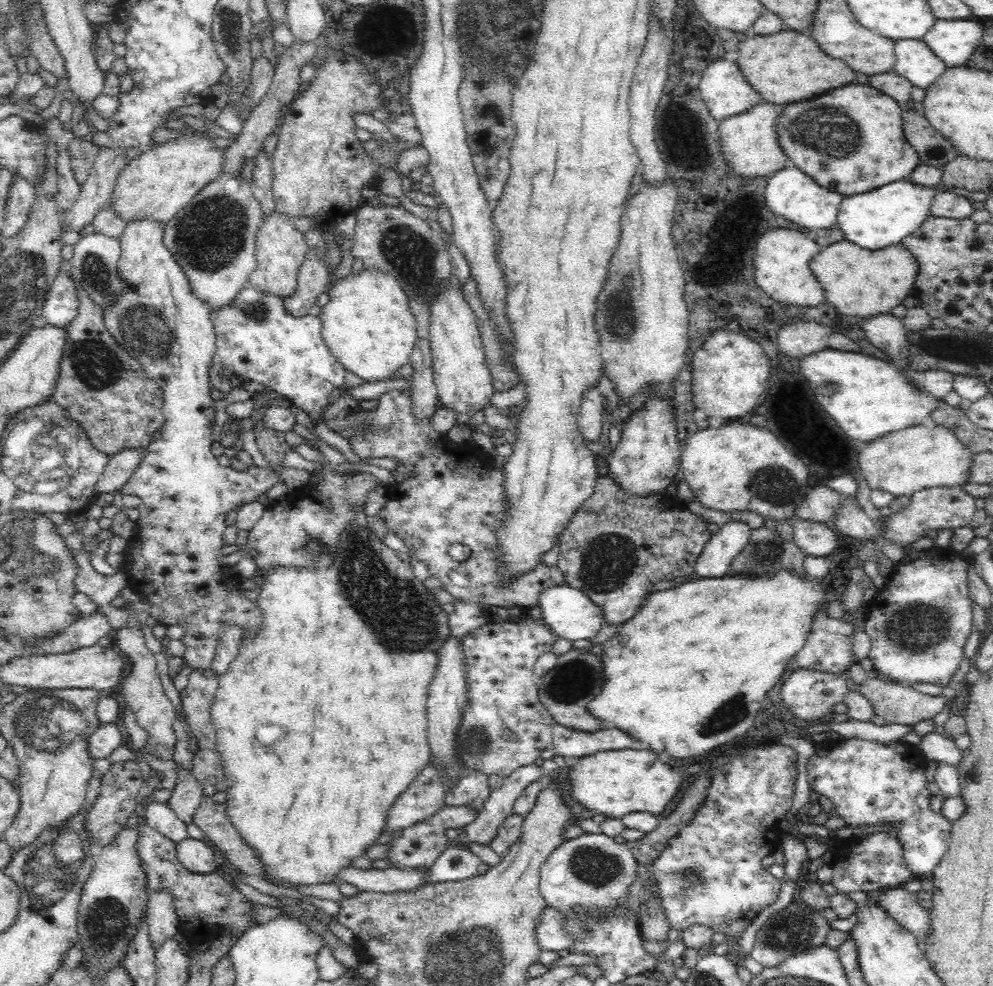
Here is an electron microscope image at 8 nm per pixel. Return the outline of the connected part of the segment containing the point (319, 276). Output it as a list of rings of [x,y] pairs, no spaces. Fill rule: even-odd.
[[[308,251],[302,266],[299,266],[294,292],[282,302],[286,313],[294,317],[310,315],[310,309],[316,304],[318,296],[326,292],[328,278],[330,272],[326,266],[316,258],[314,251]]]

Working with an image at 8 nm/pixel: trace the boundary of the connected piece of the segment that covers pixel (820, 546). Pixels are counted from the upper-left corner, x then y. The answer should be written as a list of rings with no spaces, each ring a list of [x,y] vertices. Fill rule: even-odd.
[[[796,518],[793,543],[806,555],[829,555],[837,548],[836,532],[831,524]]]

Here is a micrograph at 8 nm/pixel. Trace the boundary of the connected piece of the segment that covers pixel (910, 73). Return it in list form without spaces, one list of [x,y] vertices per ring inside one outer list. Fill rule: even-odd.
[[[923,39],[896,41],[895,54],[894,71],[918,88],[928,88],[948,68],[928,49]]]

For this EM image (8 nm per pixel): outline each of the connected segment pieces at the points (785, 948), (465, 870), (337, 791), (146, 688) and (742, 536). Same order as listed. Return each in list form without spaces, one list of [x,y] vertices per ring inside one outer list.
[[[792,900],[786,908],[774,912],[756,932],[756,943],[751,957],[763,967],[774,968],[791,956],[814,950],[818,946],[826,946],[828,934],[834,929],[831,928],[831,922],[817,911],[818,909],[808,907],[805,903],[798,904]]]
[[[451,843],[434,861],[430,872],[430,883],[471,878],[477,874],[480,864],[482,864],[480,858],[468,851],[465,845]]]
[[[357,525],[350,529],[350,532],[346,532],[342,536],[341,546],[338,546],[338,556],[334,558],[335,563],[326,567],[325,569],[294,569],[292,568],[276,568],[268,578],[262,580],[260,584],[260,598],[256,600],[257,608],[262,613],[262,630],[254,630],[254,633],[250,634],[248,631],[242,636],[241,643],[239,644],[239,654],[230,663],[230,668],[226,671],[226,674],[217,678],[218,690],[215,694],[213,705],[211,706],[211,719],[215,728],[216,735],[216,750],[220,755],[222,761],[222,767],[224,767],[224,778],[226,780],[226,798],[222,803],[224,810],[226,811],[226,818],[234,828],[240,833],[240,837],[246,841],[246,844],[250,845],[256,853],[256,857],[260,859],[260,863],[263,865],[263,877],[272,885],[289,884],[291,888],[302,888],[302,886],[328,886],[328,884],[339,884],[338,874],[342,874],[342,871],[348,870],[353,867],[353,860],[360,858],[360,856],[366,856],[367,850],[374,844],[377,843],[379,836],[387,831],[386,826],[386,814],[387,810],[394,804],[395,799],[402,794],[403,790],[406,790],[411,782],[422,772],[424,766],[431,762],[431,750],[427,741],[426,726],[428,726],[428,718],[426,718],[426,698],[428,698],[430,680],[434,677],[434,673],[437,672],[438,663],[438,650],[441,650],[442,644],[446,641],[446,636],[450,633],[448,626],[448,615],[442,611],[440,604],[426,592],[424,583],[416,580],[416,576],[412,574],[410,566],[408,564],[402,564],[400,558],[388,548],[384,546],[382,542],[378,542],[378,538],[374,536],[373,532],[368,532],[364,528],[360,528]]]
[[[122,627],[113,632],[116,637],[116,646],[120,652],[124,652],[134,664],[130,678],[122,682],[122,692],[126,701],[126,708],[134,713],[135,721],[147,732],[147,739],[144,742],[143,749],[156,758],[162,760],[173,760],[174,747],[176,744],[176,733],[173,729],[174,721],[178,716],[170,698],[164,693],[162,681],[156,672],[156,660],[154,653],[148,647],[144,640],[144,633],[136,627]]]
[[[728,522],[709,538],[694,564],[695,578],[722,577],[751,540],[753,531],[744,522]]]

